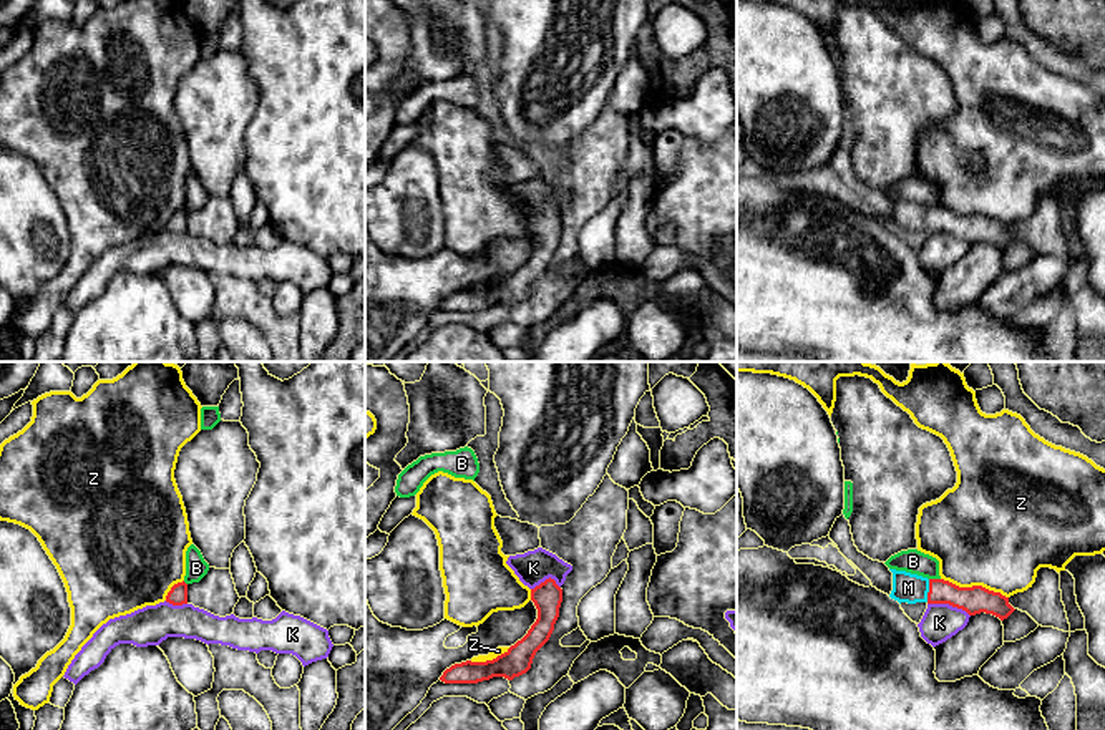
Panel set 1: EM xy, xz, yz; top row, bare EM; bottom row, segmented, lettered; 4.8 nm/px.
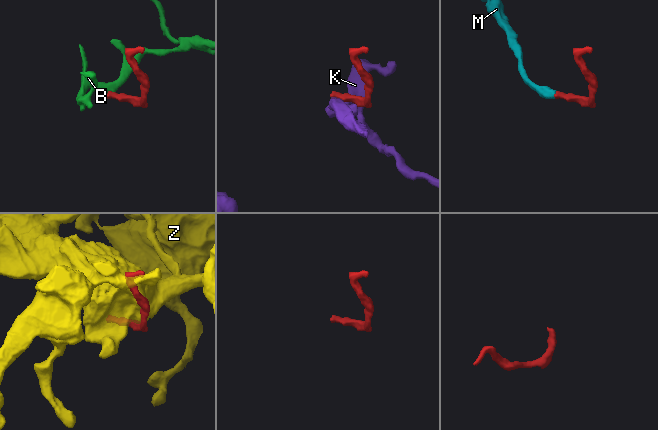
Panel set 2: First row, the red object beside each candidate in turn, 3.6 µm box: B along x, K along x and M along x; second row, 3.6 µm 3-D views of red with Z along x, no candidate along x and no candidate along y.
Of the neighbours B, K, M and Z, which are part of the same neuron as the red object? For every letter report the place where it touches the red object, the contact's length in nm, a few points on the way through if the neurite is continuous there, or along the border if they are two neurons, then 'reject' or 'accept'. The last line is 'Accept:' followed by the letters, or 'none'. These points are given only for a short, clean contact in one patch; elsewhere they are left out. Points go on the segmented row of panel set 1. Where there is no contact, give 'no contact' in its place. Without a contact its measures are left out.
B: contact yz (934, 579); length 60 nm; border yz (929, 578), (939, 579); reject
K: contact yz (949, 604); length 220 nm; border yz (928, 603), (948, 603), (961, 608), (969, 616); reject
M: contact yz (929, 591); length 110 nm; way yz (976, 599), (929, 591), (908, 588); accept
Z: contact yz (974, 586); length 340 nm; reject
Accept: M

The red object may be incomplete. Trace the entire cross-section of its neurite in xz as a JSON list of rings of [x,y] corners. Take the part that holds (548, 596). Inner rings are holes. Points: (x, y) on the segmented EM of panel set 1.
[[[549,577],[531,589],[531,601],[538,609],[538,619],[521,640],[493,660],[455,664],[443,672],[440,680],[445,684],[478,684],[493,677],[513,680],[526,674],[536,652],[549,640],[554,630],[562,602],[562,589]]]

